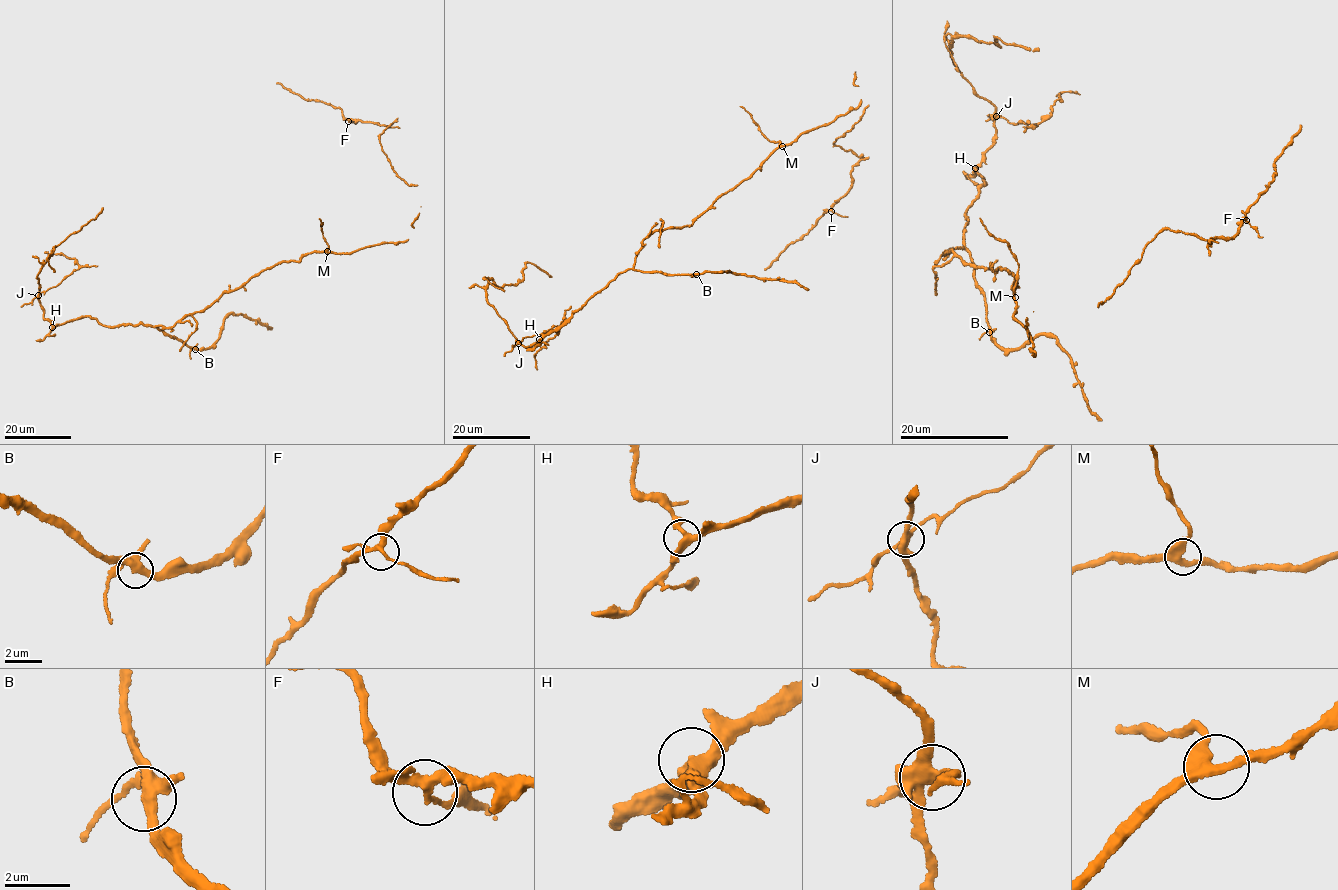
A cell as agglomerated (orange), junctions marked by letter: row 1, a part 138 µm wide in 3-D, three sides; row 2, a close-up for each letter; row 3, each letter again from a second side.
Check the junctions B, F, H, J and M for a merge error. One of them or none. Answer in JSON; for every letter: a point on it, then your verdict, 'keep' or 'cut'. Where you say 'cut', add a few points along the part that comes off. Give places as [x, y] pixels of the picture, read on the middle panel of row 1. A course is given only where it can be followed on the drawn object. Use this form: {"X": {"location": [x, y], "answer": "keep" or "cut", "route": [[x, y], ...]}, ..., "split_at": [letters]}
{"B": {"location": [696, 274], "answer": "keep"}, "F": {"location": [831, 211], "answer": "keep"}, "H": {"location": [539, 339], "answer": "keep"}, "J": {"location": [518, 343], "answer": "cut", "route": [[518, 343], [526, 337], [559, 327], [557, 335], [536, 351], [538, 369]]}, "M": {"location": [782, 146], "answer": "keep"}, "split_at": ["J"]}

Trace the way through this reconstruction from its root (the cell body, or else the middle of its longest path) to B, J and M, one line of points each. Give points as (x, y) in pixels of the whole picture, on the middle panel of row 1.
B: (736, 186), (716, 197), (692, 224), (651, 232), (642, 241), (634, 268), (678, 275), (696, 274)
J: (736, 186), (716, 197), (692, 224), (651, 232), (632, 268), (617, 274), (539, 341), (529, 347), (518, 343)
M: (736, 186), (752, 176), (782, 146)

